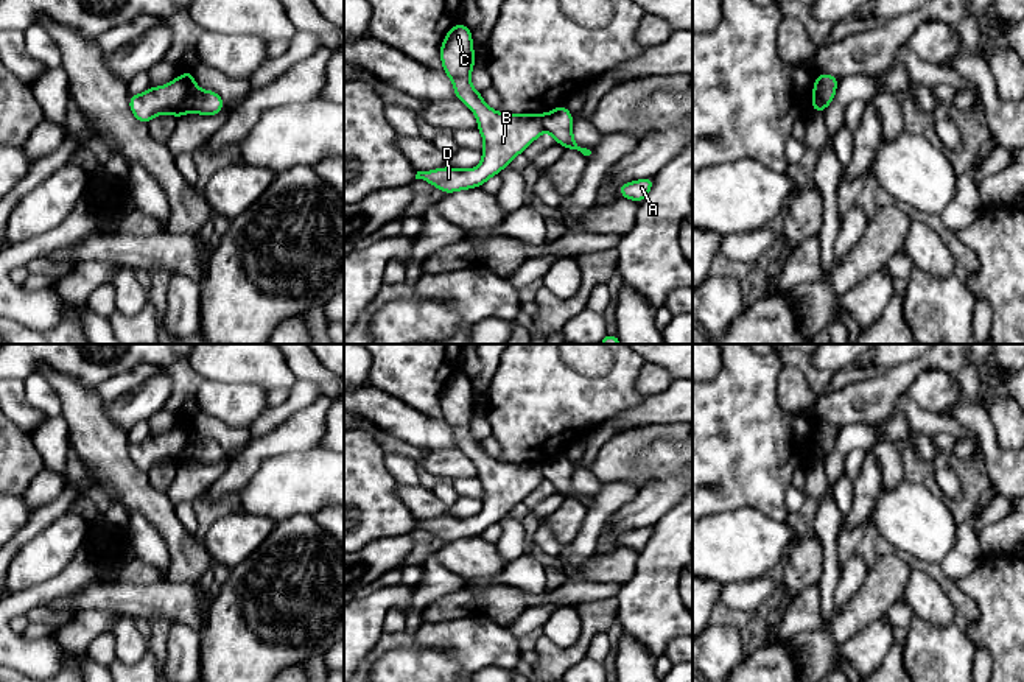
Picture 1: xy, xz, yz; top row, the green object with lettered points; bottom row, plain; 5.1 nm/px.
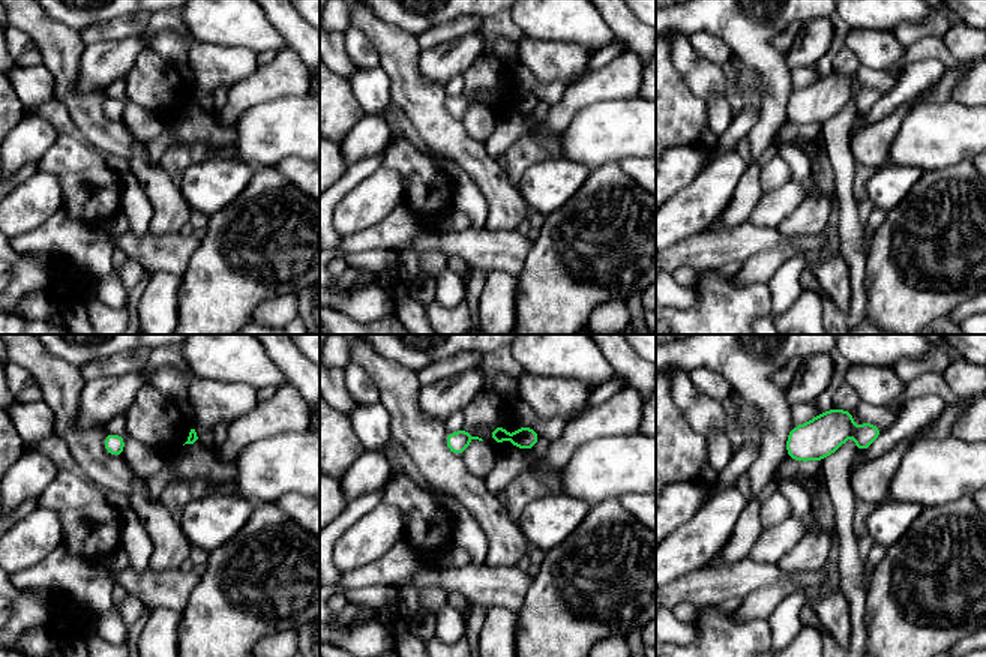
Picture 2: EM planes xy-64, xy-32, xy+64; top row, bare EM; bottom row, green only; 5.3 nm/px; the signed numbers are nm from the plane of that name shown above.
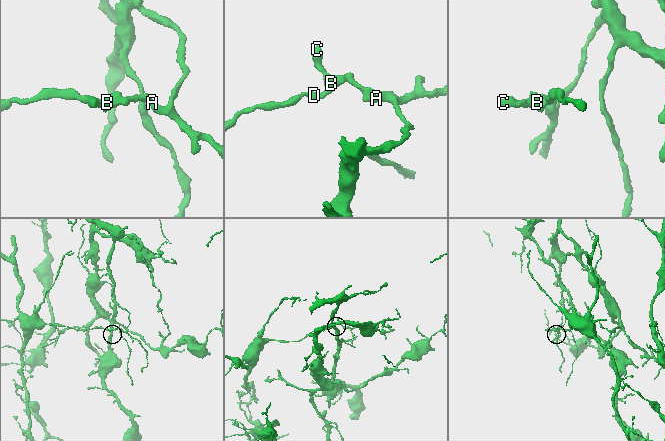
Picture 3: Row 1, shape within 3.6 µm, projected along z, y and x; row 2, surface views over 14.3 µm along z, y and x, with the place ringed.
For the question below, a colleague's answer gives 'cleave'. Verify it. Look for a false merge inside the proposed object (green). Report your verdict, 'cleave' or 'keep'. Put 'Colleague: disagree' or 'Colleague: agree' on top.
Colleague: agree
cleave

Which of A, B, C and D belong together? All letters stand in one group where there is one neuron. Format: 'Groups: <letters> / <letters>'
Groups: A / B C D

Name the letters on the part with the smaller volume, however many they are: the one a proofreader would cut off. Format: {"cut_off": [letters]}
{"cut_off": ["B", "C", "D"]}

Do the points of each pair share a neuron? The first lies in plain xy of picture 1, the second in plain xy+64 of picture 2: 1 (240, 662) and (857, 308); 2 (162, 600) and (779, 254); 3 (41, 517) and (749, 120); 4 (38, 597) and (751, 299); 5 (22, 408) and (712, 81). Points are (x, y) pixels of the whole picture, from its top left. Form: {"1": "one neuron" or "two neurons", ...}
{"1": "two neurons", "2": "two neurons", "3": "one neuron", "4": "two neurons", "5": "one neuron"}

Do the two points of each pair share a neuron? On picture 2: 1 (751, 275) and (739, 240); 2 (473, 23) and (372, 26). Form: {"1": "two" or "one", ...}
{"1": "two", "2": "two"}

